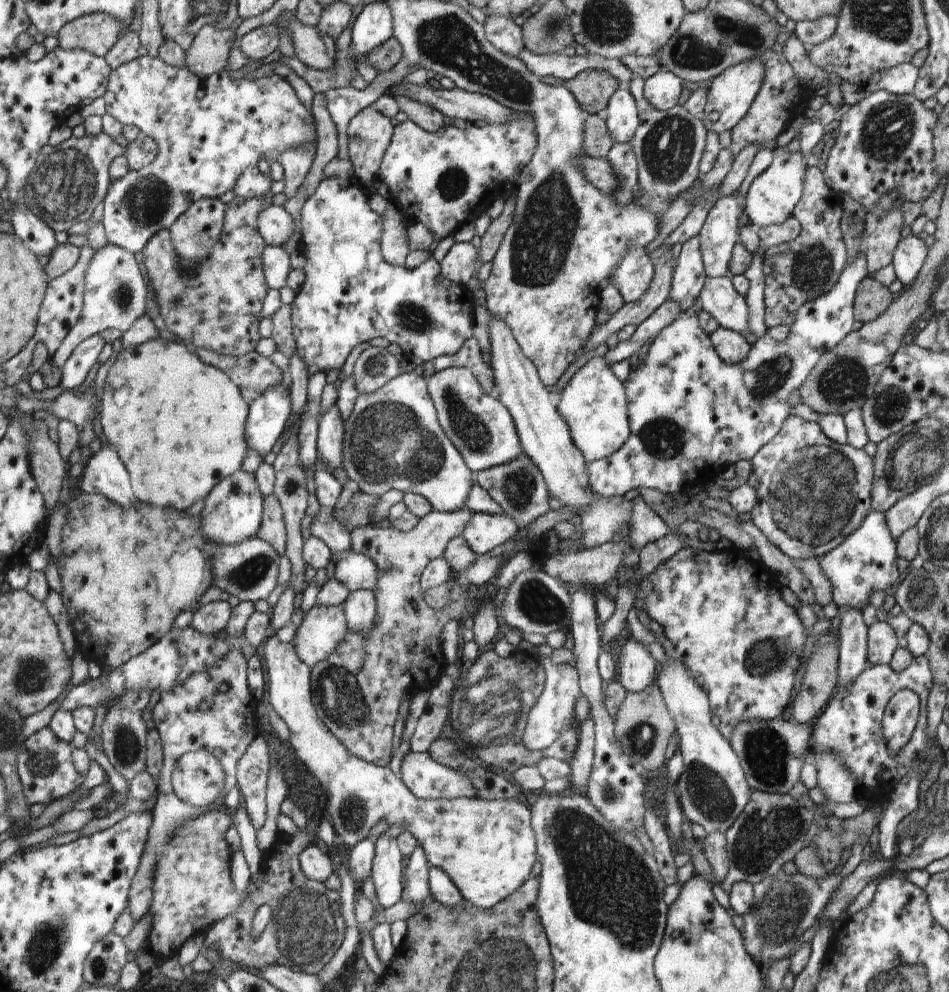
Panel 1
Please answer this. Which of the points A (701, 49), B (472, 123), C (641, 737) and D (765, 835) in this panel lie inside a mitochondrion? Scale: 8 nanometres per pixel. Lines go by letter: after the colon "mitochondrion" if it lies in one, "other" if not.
A: mitochondrion
B: other
C: mitochondrion
D: mitochondrion

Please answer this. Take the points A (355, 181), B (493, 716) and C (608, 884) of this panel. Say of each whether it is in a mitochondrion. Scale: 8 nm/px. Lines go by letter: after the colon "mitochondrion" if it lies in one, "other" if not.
A: other
B: mitochondrion
C: mitochondrion

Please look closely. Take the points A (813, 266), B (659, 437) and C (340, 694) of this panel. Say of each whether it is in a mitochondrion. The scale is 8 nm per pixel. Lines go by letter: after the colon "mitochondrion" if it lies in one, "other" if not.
A: mitochondrion
B: mitochondrion
C: mitochondrion

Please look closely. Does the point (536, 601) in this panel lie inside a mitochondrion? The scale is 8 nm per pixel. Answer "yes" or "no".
yes

